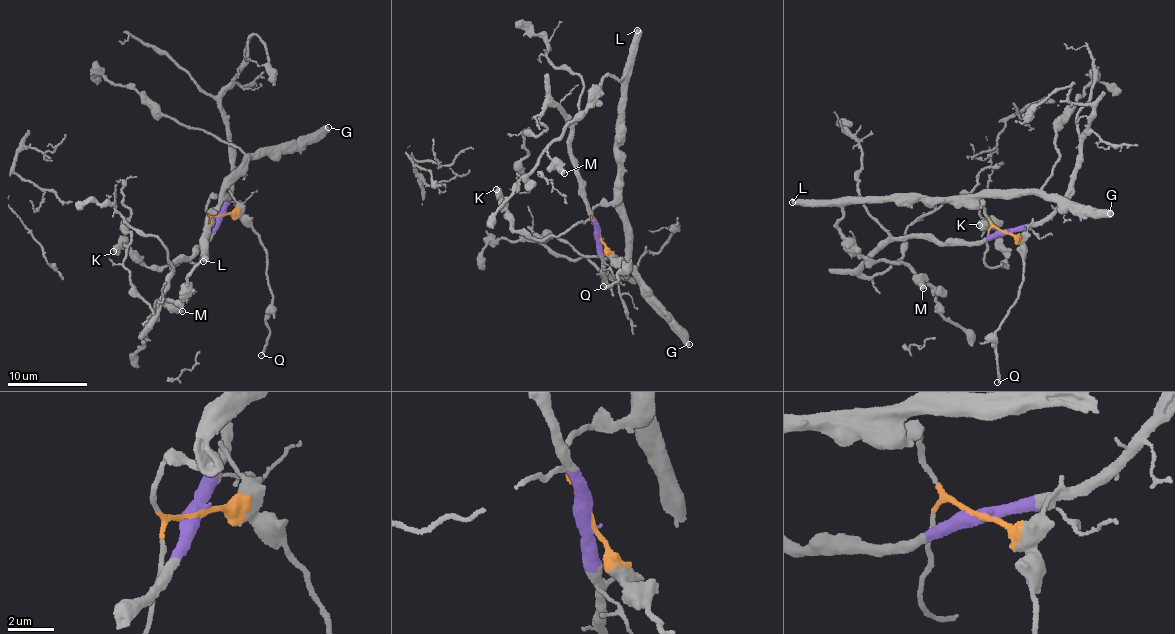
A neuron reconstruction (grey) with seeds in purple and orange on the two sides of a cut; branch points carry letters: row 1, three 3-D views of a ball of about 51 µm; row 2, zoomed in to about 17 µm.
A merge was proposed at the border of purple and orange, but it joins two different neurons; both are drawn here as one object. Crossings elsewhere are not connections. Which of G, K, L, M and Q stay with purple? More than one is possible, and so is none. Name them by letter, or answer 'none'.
none

